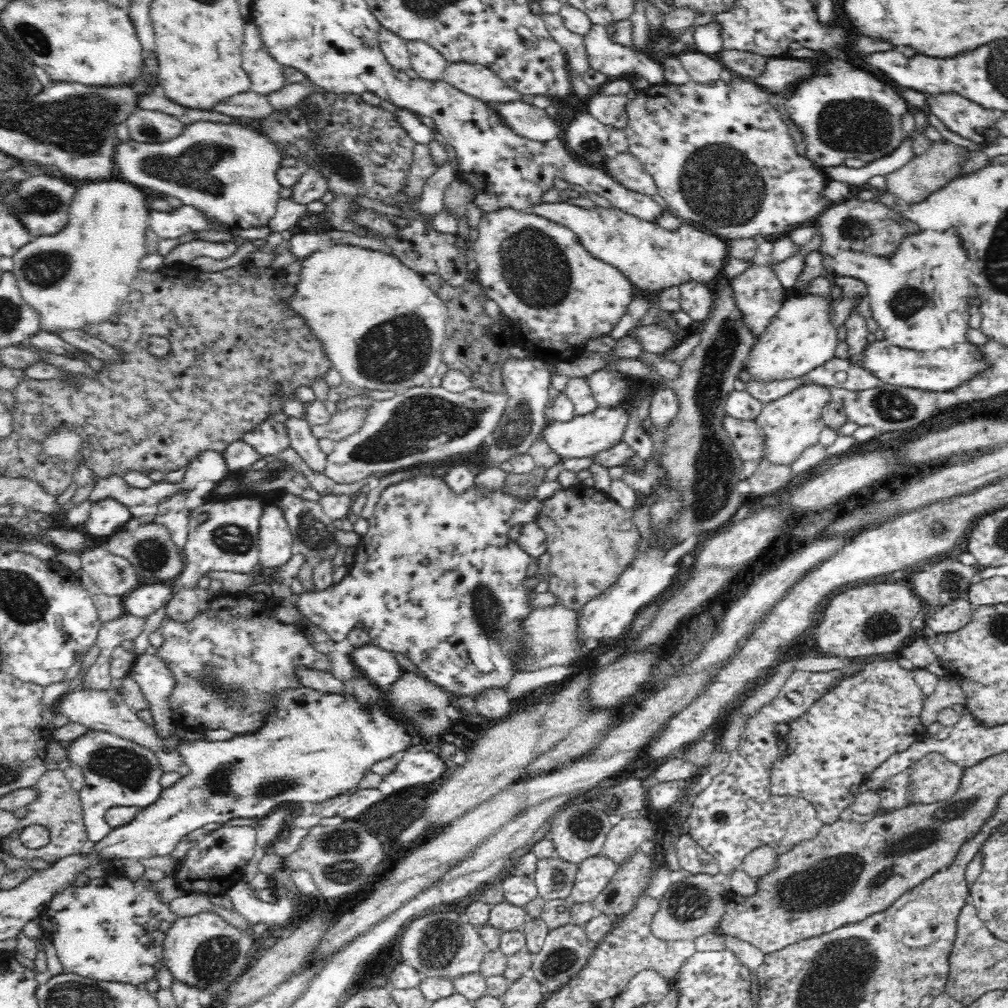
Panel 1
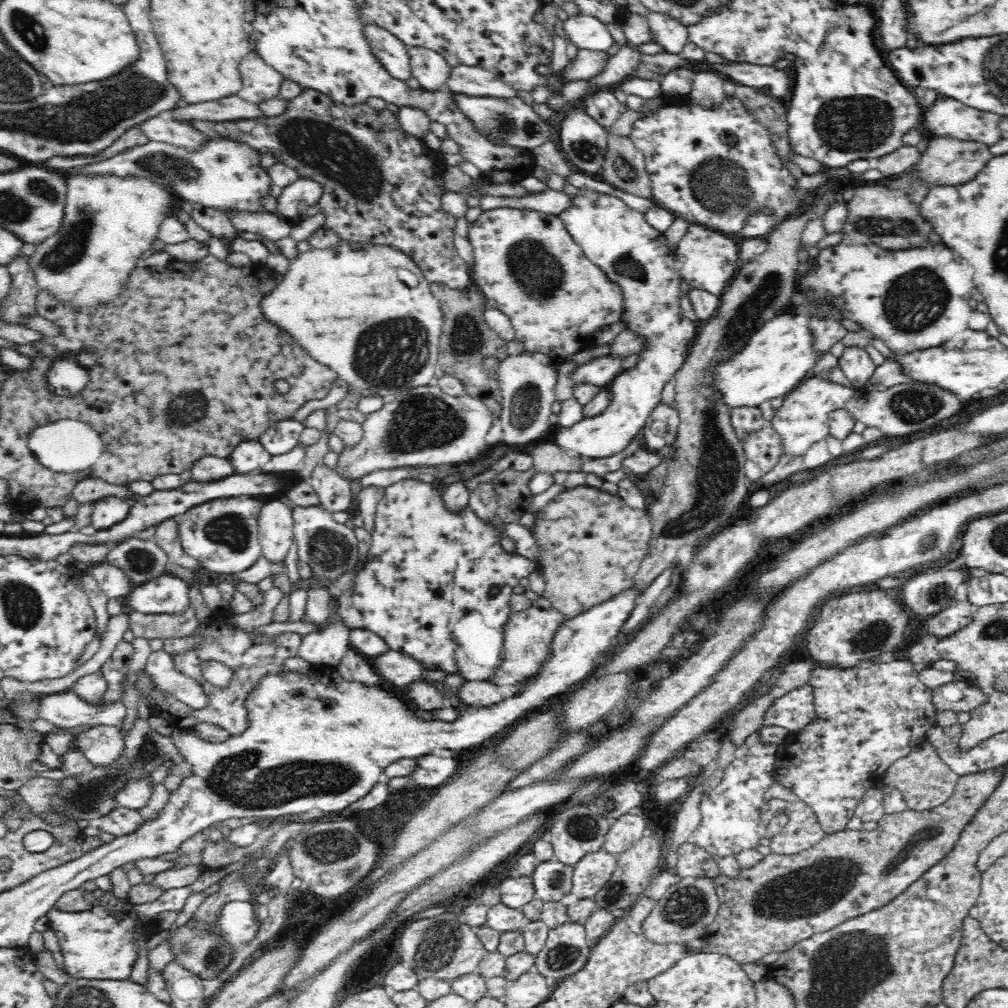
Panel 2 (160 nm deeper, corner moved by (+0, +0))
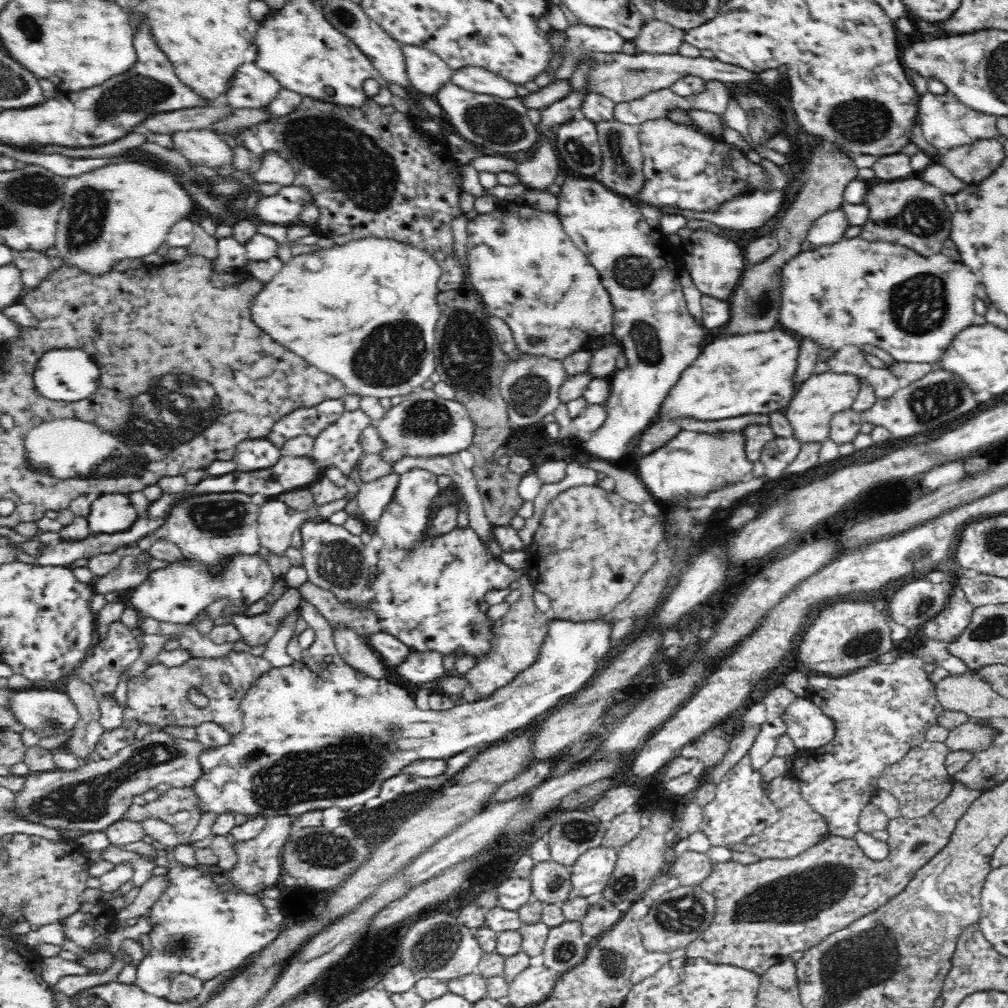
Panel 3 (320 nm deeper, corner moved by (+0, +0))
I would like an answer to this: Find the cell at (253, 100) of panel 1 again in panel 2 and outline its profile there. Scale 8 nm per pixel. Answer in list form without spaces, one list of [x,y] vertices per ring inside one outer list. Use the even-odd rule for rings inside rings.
[[[228,96],[214,102],[201,102],[200,104],[184,104],[186,108],[174,108],[165,116],[188,122],[190,119],[212,121],[235,121],[240,119],[254,119],[264,116],[258,103],[250,102],[240,96]]]

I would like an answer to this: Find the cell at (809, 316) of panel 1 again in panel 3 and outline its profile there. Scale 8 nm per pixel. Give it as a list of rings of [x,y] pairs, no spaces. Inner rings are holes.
[[[776,326],[772,330],[734,336],[734,338],[716,338],[702,347],[700,356],[681,375],[674,388],[670,390],[665,402],[662,402],[657,418],[672,417],[694,418],[697,420],[718,420],[736,418],[744,414],[768,414],[773,410],[783,409],[797,391],[797,378],[800,354],[800,336],[794,332]]]

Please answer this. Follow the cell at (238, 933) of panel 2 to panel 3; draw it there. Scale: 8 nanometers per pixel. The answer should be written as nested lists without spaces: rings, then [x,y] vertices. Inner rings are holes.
[[[171,860],[167,872],[172,877],[172,884],[162,894],[162,898],[150,908],[149,921],[152,930],[145,938],[146,954],[137,966],[134,980],[136,985],[148,994],[166,998],[171,990],[171,977],[176,973],[188,973],[200,979],[210,980],[220,973],[230,972],[241,966],[245,958],[260,952],[279,935],[280,928],[276,921],[271,920],[260,896],[221,892],[208,872],[184,866],[174,860]]]

